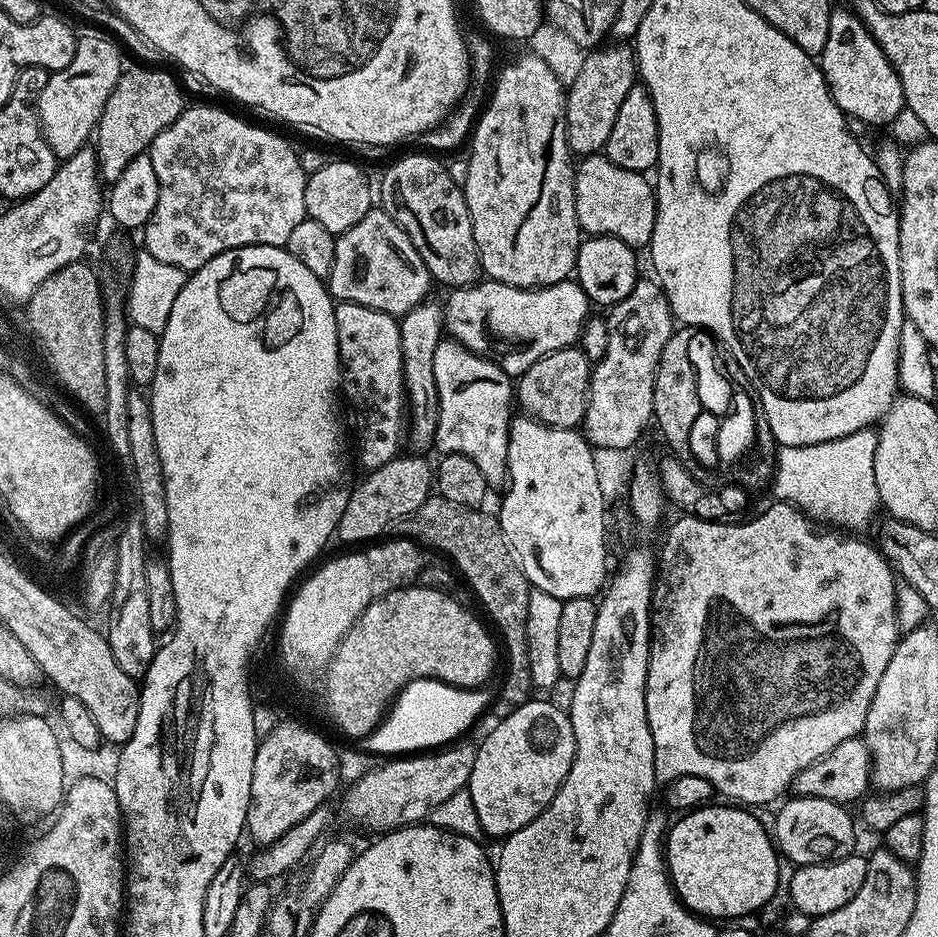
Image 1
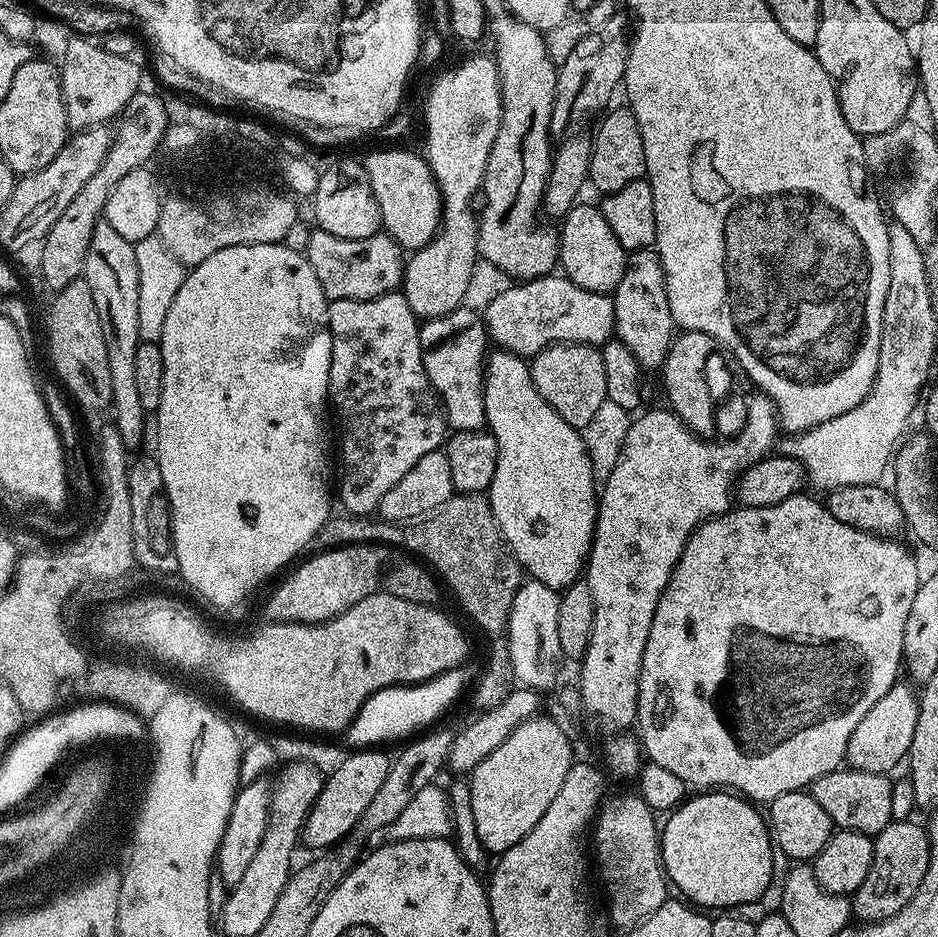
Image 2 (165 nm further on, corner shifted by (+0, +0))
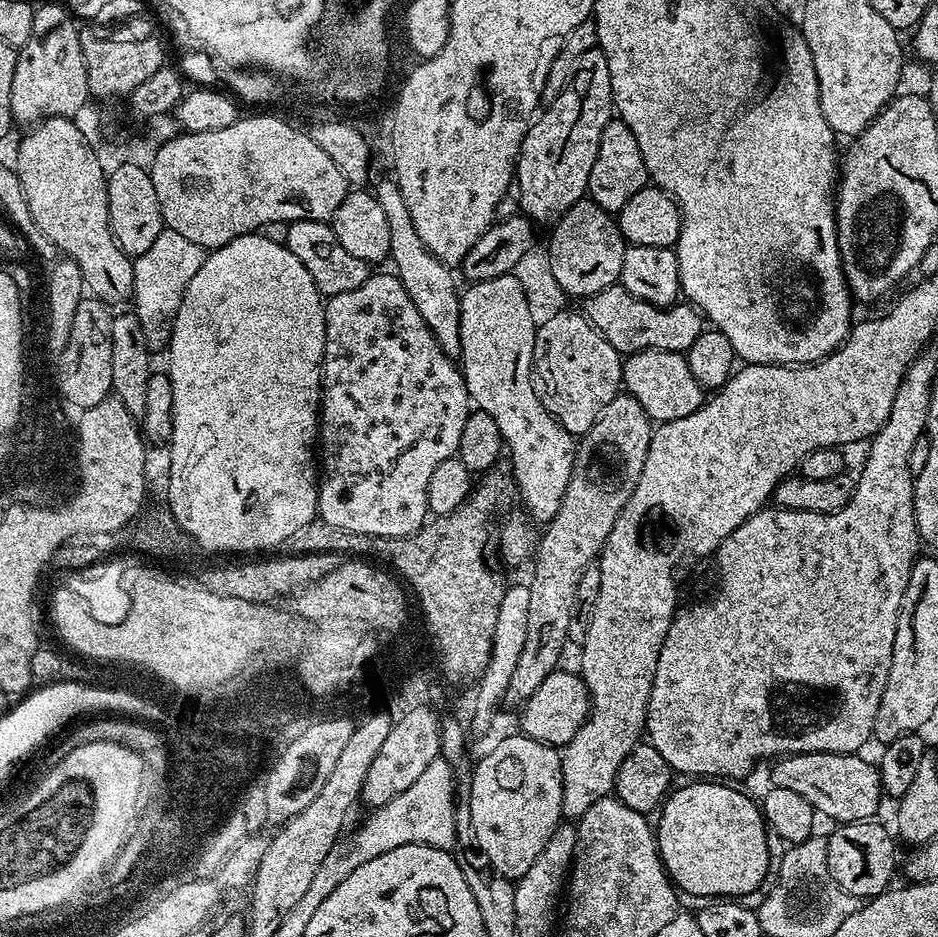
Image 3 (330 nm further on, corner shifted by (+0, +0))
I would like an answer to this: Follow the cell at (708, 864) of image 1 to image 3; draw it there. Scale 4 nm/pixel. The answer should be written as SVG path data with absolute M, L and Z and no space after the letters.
M688 782L685 788L677 787L665 799L662 807L659 809L658 817L660 816L660 825L655 825L656 843L660 853L660 859L664 862L664 870L668 873L673 885L681 893L689 892L692 896L708 896L704 898L748 898L752 891L763 885L766 878L766 838L769 834L769 829L764 823L764 813L744 792L739 792L736 788L727 788L727 783L724 782Z

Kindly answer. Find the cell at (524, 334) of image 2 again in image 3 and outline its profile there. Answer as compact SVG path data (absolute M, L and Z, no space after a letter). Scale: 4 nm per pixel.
M619 282L598 290L598 294L583 301L582 311L600 331L602 338L622 354L631 354L657 348L687 353L689 346L705 331L706 321L697 309L687 302L677 302L668 308L659 308L626 291Z

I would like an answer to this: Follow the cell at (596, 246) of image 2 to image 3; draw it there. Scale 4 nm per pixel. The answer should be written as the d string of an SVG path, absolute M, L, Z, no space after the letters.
M585 198L570 206L570 210L555 221L552 230L552 241L546 244L546 251L555 281L565 297L587 298L619 281L626 241L613 213L602 210L602 206Z

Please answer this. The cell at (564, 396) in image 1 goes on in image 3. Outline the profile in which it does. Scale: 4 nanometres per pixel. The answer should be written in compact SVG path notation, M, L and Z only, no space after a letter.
M560 311L545 324L539 325L534 338L534 358L532 359L532 381L534 390L542 402L544 409L558 421L573 437L579 438L598 422L598 414L610 406L615 396L621 395L624 378L622 353L614 350L606 338L584 315L583 311Z

